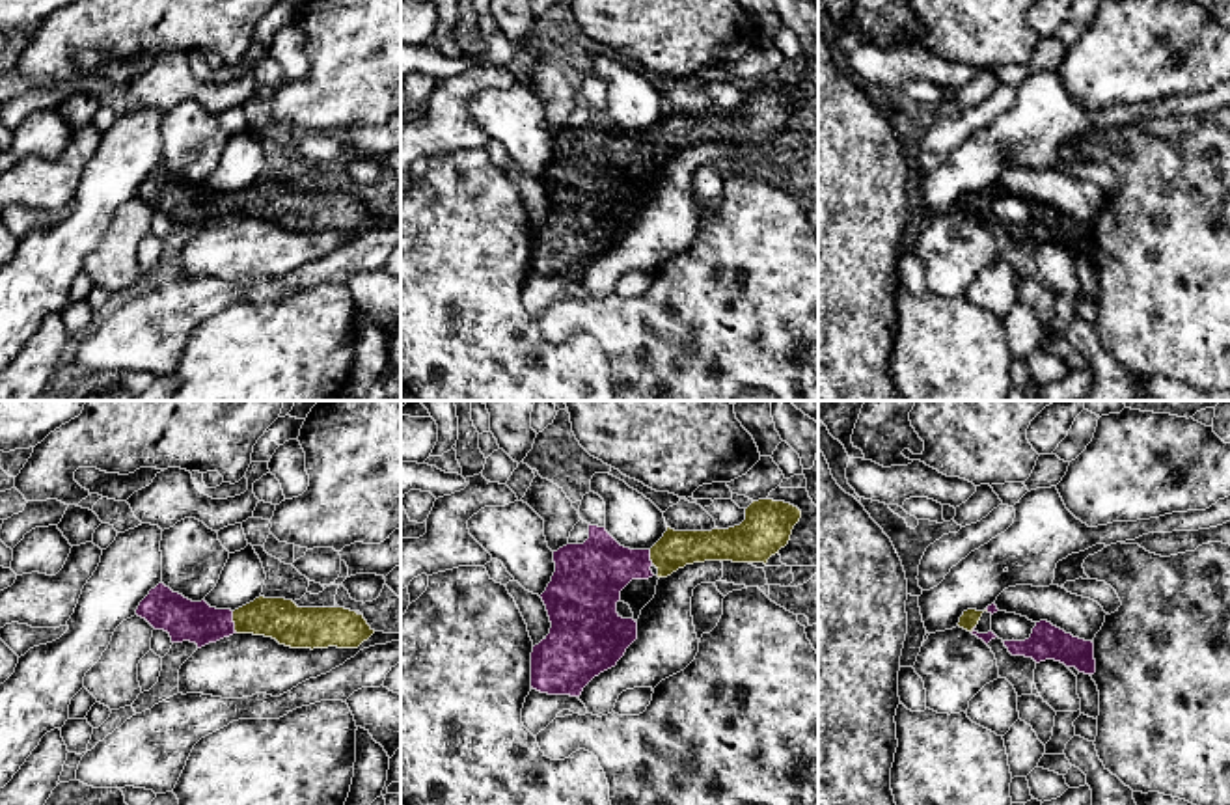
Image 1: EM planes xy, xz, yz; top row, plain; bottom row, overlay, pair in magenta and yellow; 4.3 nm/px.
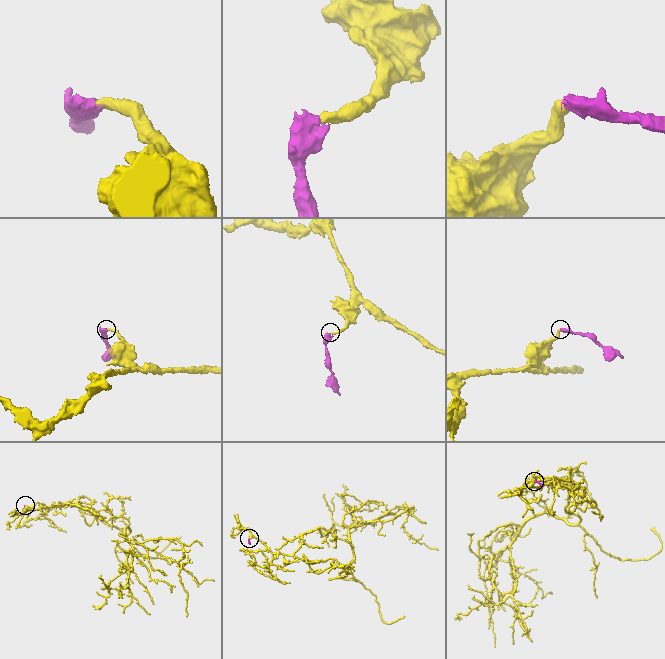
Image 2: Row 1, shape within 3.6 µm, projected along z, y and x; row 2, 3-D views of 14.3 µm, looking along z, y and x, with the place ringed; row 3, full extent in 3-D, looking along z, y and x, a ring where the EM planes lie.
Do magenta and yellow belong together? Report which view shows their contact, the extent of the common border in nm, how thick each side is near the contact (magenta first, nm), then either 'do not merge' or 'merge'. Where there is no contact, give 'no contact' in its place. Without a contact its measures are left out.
xy | 100 nm | 180/180 nm | merge

